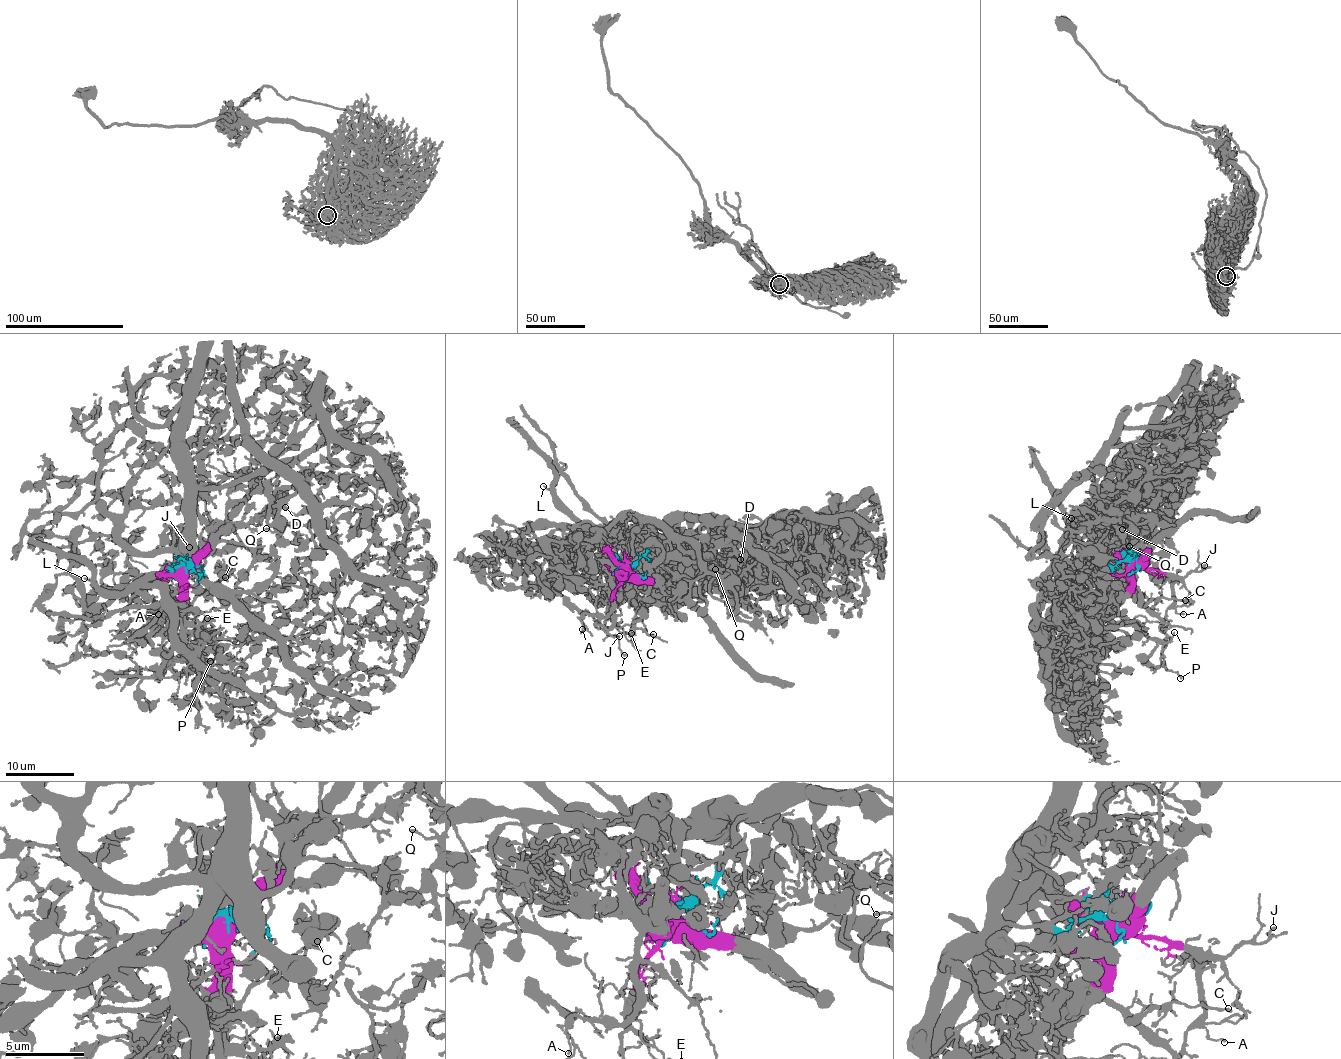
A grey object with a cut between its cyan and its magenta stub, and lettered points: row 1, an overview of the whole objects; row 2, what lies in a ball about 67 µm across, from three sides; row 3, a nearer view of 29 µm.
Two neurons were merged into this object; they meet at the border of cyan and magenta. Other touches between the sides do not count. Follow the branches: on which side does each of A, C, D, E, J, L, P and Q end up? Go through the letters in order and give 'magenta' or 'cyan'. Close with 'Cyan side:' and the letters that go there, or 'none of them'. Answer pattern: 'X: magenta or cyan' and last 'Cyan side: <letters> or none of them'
A: magenta
C: magenta
D: cyan
E: magenta
J: magenta
L: magenta
P: magenta
Q: cyan
Cyan side: D, Q

